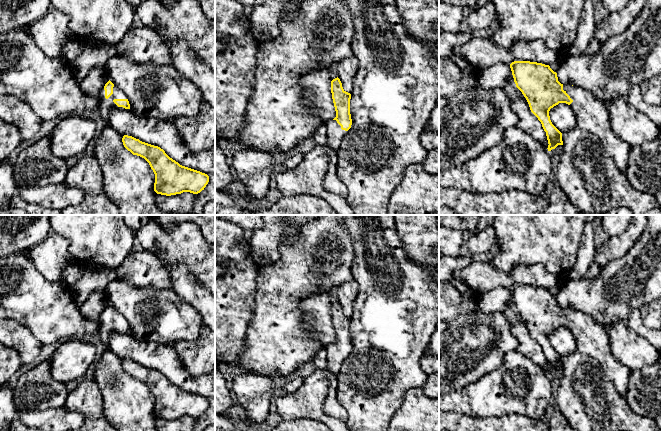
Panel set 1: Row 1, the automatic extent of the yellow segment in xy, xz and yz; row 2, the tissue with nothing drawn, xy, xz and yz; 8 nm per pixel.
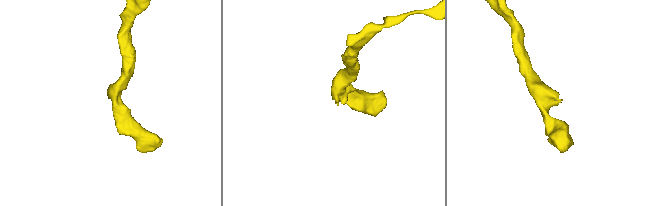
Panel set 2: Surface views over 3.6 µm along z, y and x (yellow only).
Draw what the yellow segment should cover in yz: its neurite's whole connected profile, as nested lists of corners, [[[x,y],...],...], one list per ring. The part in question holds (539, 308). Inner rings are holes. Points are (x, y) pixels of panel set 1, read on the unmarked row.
[[[514,285],[510,292],[516,311],[522,316],[531,336],[546,356],[548,375],[563,369],[562,357],[552,348],[549,335],[559,327],[566,327],[574,336],[578,352],[596,359],[618,393],[623,398],[626,397],[630,369],[613,356],[610,339],[603,326],[577,310],[561,308],[557,297],[549,289]]]

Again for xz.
[[[338,301],[331,305],[331,317],[336,341],[333,344],[324,345],[324,350],[327,355],[328,368],[337,376],[344,359],[352,349],[350,338],[351,318],[343,313]]]

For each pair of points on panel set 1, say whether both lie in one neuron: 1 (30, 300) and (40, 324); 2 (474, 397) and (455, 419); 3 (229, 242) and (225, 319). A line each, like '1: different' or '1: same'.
1: same
2: different
3: same

